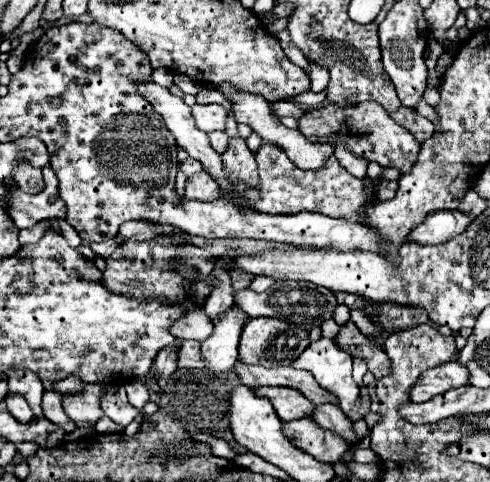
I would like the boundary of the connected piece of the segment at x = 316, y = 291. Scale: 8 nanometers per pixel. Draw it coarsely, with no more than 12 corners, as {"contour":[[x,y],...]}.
{"contour":[[270,286],[236,290],[250,318],[268,316],[310,332],[338,306],[332,290]]}

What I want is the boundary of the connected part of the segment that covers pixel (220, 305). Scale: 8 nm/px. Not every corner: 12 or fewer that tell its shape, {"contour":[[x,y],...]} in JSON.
{"contour":[[226,268],[220,272],[220,284],[204,302],[210,322],[228,312],[232,304],[232,284]]}

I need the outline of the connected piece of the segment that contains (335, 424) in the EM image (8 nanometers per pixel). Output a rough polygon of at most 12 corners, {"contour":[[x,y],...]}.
{"contour":[[338,404],[314,406],[310,418],[322,428],[340,432],[350,444],[360,442],[352,420]]}

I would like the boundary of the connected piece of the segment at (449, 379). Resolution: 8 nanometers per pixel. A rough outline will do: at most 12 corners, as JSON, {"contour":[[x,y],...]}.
{"contour":[[458,360],[432,368],[412,388],[412,402],[428,402],[466,386],[468,368]]}

